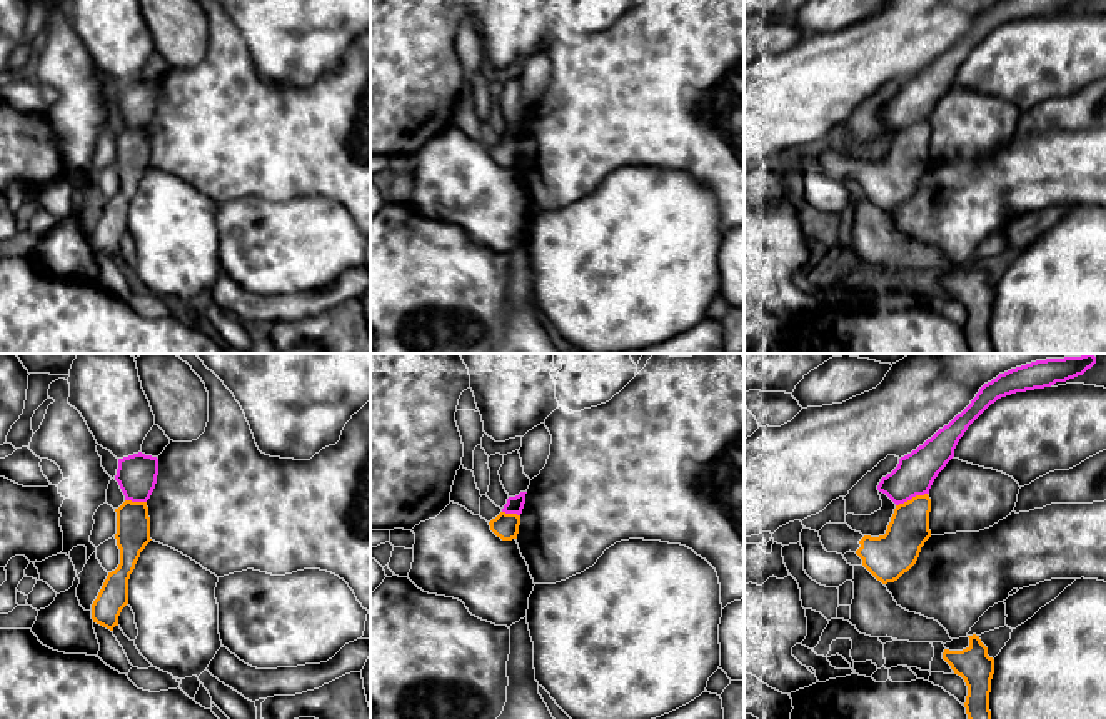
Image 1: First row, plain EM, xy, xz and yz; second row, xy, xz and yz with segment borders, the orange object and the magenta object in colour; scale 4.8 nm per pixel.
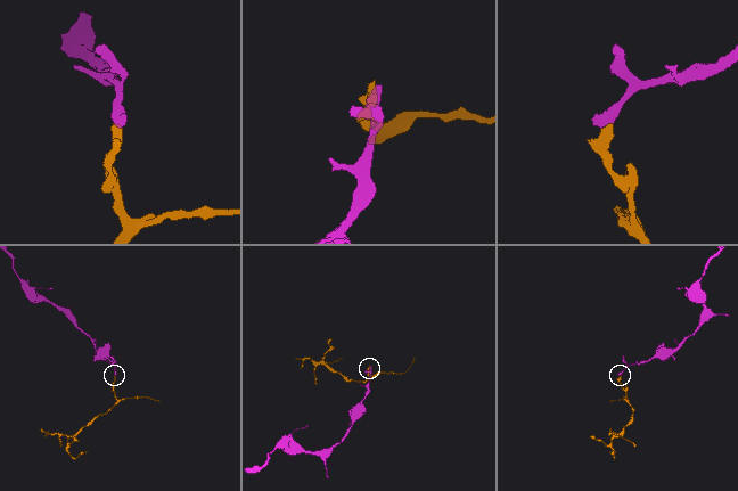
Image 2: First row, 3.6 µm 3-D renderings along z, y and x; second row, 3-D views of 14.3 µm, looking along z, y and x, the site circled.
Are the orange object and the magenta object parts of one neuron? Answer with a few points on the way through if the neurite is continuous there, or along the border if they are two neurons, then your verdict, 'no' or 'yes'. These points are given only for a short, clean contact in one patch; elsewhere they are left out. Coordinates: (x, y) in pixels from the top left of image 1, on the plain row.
border along yz (926, 119), (916, 120), (896, 132); no

